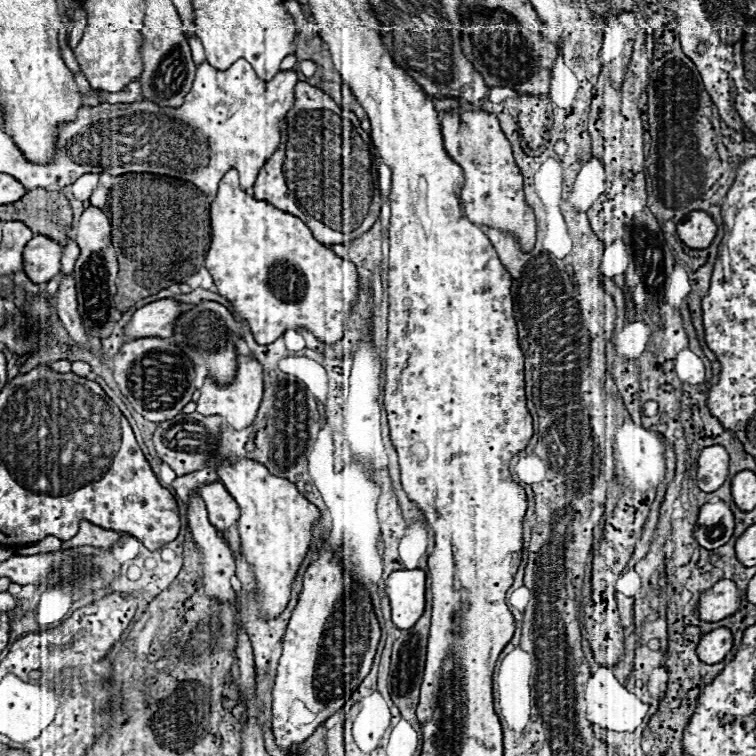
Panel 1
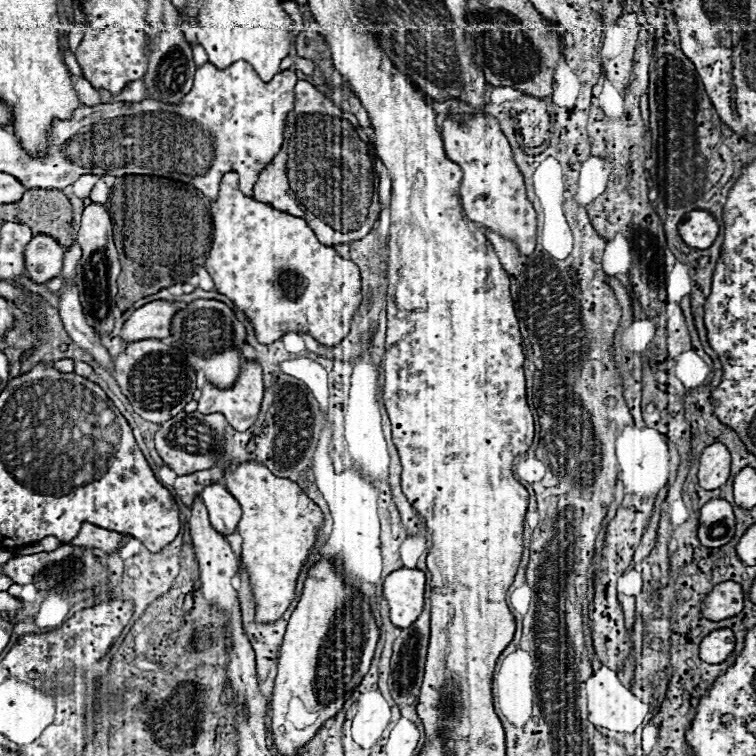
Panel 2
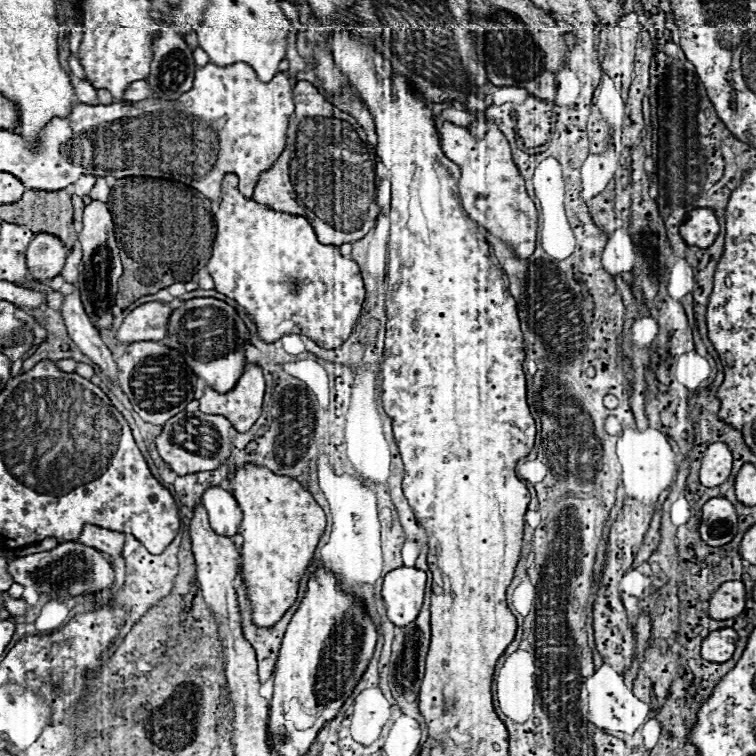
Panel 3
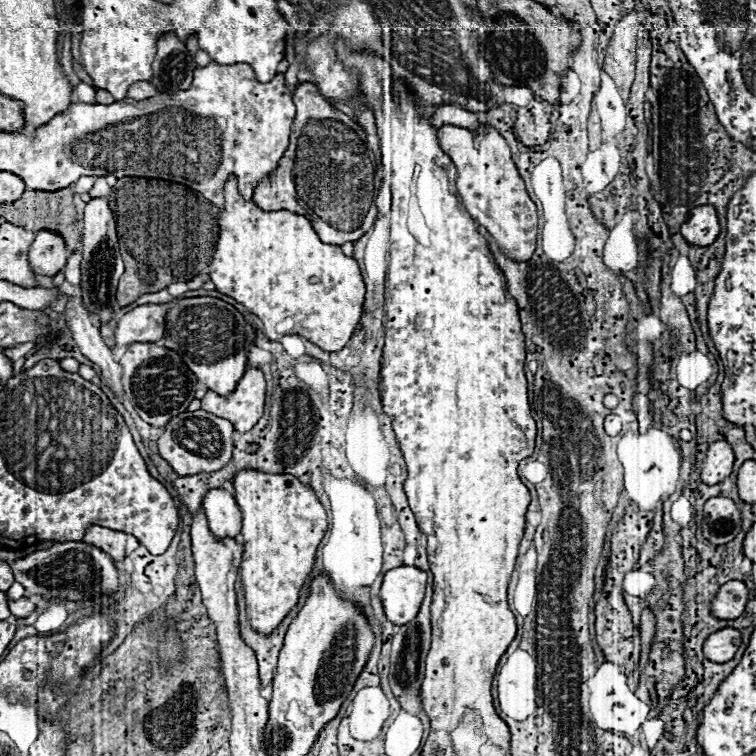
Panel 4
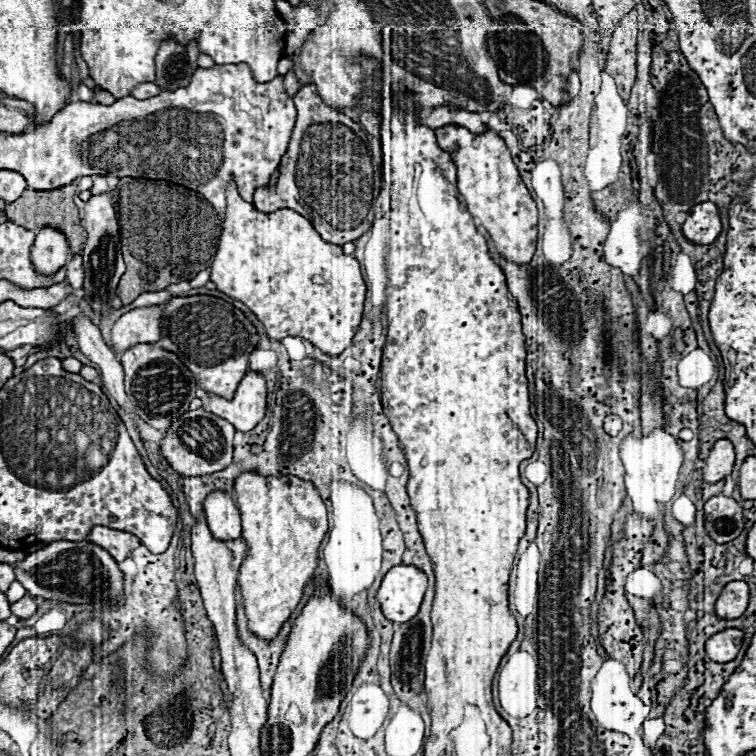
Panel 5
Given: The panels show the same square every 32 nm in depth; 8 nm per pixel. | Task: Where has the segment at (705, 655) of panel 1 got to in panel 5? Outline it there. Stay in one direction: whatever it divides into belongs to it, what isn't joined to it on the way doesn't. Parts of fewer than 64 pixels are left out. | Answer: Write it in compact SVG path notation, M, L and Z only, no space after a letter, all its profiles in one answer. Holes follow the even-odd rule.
M726 628L722 632L716 632L706 640L706 654L714 662L732 662L742 646L742 630Z

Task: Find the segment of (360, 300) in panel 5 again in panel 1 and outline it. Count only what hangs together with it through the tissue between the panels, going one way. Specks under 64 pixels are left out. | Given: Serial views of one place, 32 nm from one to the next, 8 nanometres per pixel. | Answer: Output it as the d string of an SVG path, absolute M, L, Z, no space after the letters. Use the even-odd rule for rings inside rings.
M234 168L224 174L218 192L210 202L210 222L212 242L206 254L206 268L212 274L218 292L226 296L240 318L248 322L258 344L274 342L288 328L308 328L328 344L338 342L344 336L346 316L350 314L358 292L358 272L352 262L338 258L330 248L320 244L300 218L246 194L238 184L238 172Z

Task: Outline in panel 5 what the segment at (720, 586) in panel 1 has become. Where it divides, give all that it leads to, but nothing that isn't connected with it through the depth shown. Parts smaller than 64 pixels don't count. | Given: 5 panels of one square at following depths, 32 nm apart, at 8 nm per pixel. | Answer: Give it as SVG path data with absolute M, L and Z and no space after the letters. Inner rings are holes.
M734 580L734 582L728 582L716 604L714 604L714 612L718 618L724 618L724 620L734 620L734 618L740 618L748 606L748 584L742 582L742 580Z

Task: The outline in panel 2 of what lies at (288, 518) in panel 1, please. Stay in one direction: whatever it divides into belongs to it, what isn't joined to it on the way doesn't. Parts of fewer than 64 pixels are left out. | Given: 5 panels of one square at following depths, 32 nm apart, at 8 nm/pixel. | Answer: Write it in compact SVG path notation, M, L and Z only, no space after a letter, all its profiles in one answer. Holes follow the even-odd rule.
M240 462L236 468L226 468L224 482L242 508L238 532L244 540L242 562L250 572L254 602L258 606L256 620L274 622L294 598L296 578L314 546L316 530L322 526L322 510L298 488L296 482L274 476L258 462Z

